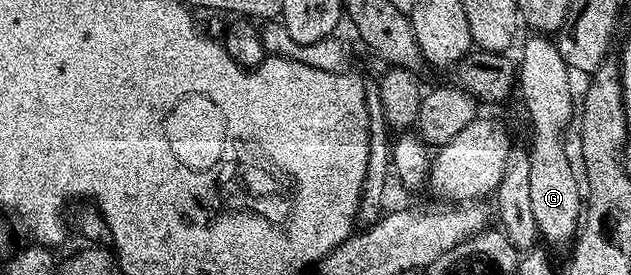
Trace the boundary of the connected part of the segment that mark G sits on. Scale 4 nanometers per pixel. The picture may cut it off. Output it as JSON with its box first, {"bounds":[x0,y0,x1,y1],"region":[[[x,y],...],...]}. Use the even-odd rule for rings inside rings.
{"bounds":[518,33,582,246],"region":[[[532,33],[525,41],[518,58],[518,95],[524,98],[524,107],[528,110],[528,119],[532,122],[532,151],[527,152],[530,161],[530,206],[534,212],[534,221],[540,230],[539,238],[554,246],[571,244],[578,234],[582,222],[582,187],[576,184],[576,175],[572,172],[572,163],[564,152],[564,130],[568,122],[574,119],[574,99],[572,103],[572,83],[568,80],[570,68],[562,57],[559,46],[552,43],[547,34]]]}

